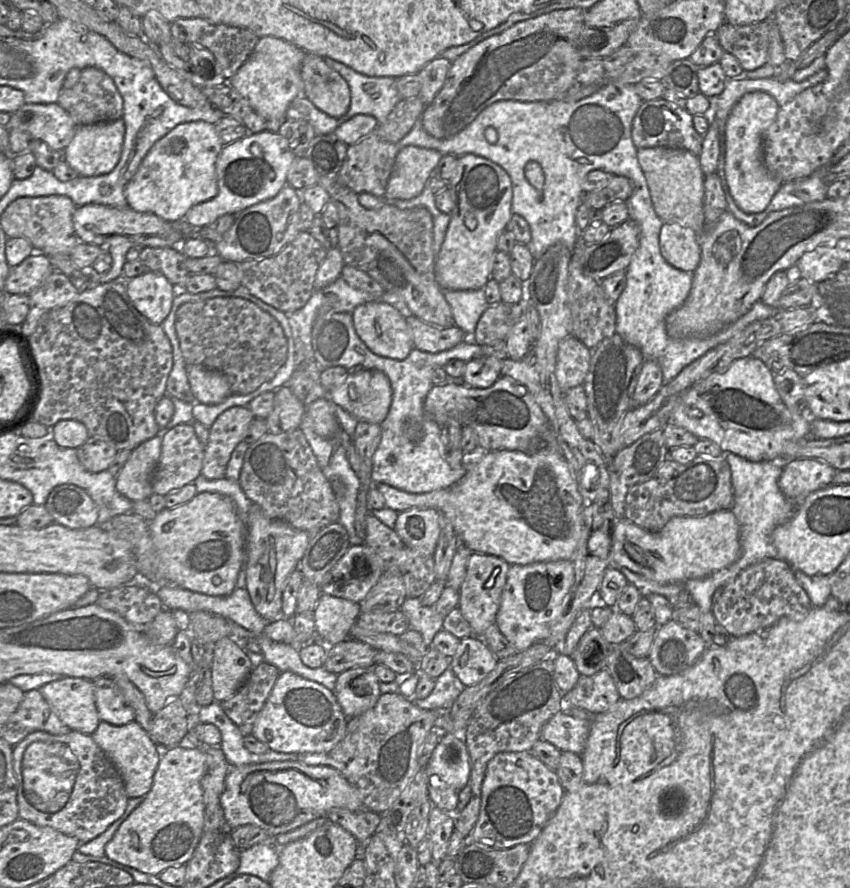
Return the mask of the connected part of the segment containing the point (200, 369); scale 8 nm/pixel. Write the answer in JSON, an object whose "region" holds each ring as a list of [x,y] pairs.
{"region":[[[186,365],[186,373],[196,400],[204,404],[218,404],[232,394],[229,377],[201,365]]]}

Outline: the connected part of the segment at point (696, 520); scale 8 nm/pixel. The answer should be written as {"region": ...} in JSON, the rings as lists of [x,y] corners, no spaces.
{"region":[[[719,510],[702,516],[676,516],[671,518],[666,525],[658,531],[645,530],[637,525],[633,524],[626,519],[617,519],[613,527],[612,532],[612,547],[610,551],[610,564],[609,566],[626,567],[629,570],[644,576],[645,578],[655,581],[657,583],[685,583],[689,579],[702,578],[711,573],[725,568],[735,562],[741,554],[741,544],[740,544],[740,527],[738,521],[732,511],[729,510]]]}

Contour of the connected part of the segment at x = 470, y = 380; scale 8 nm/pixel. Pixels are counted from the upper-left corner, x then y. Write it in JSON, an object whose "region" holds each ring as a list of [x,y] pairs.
{"region":[[[507,354],[473,358],[466,363],[462,379],[454,379],[454,381],[474,388],[490,387],[501,376],[501,359],[505,357]]]}

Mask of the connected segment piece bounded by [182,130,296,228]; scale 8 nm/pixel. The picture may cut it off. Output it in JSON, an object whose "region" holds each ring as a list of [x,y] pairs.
{"region":[[[269,130],[248,133],[225,145],[216,161],[218,194],[191,207],[182,220],[202,228],[225,214],[238,214],[252,205],[275,197],[287,184],[287,174],[295,157],[288,140],[278,132]]]}

